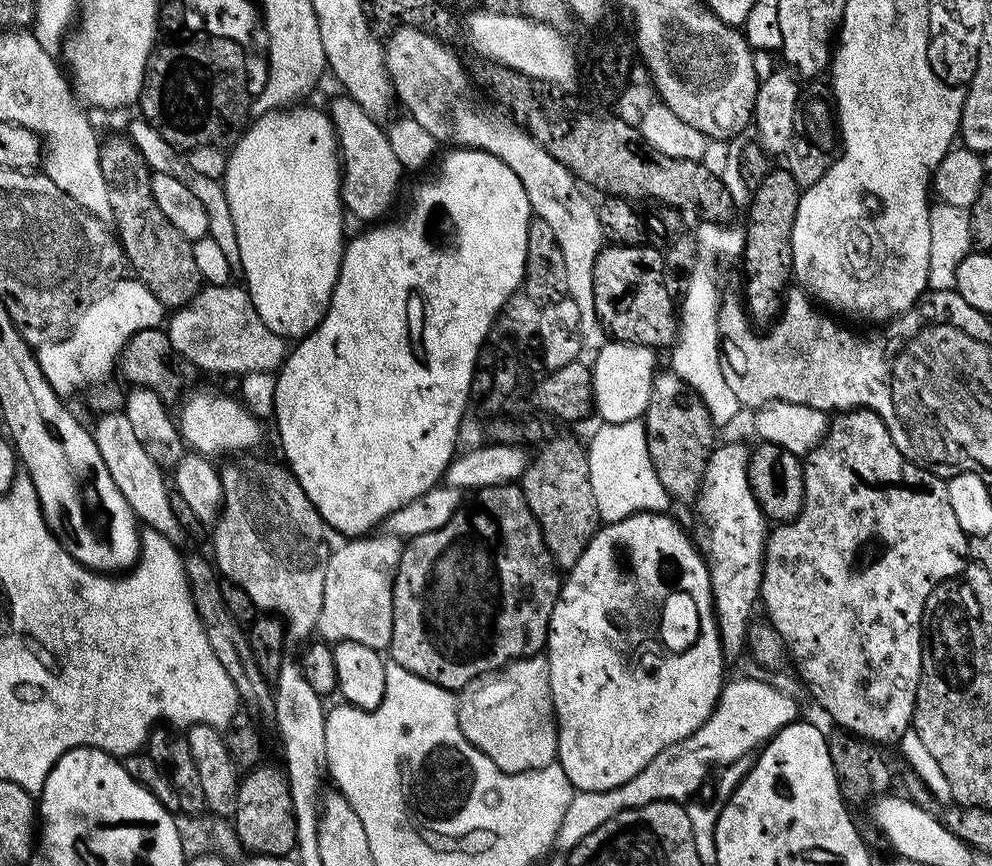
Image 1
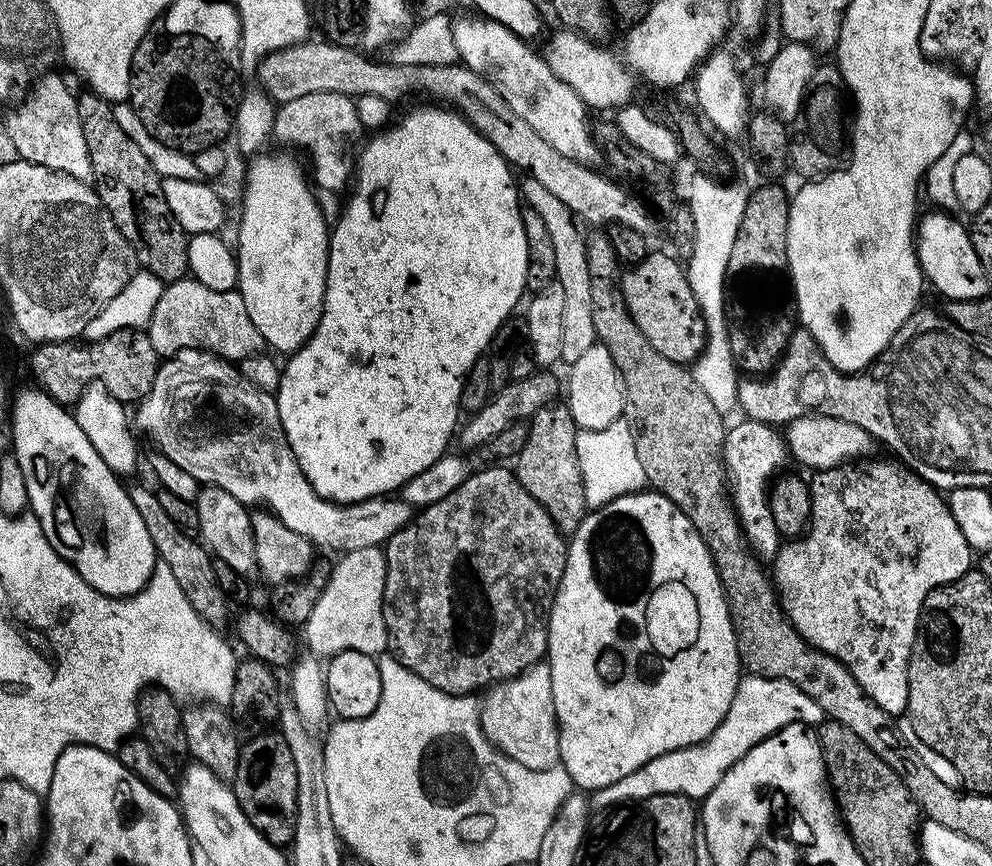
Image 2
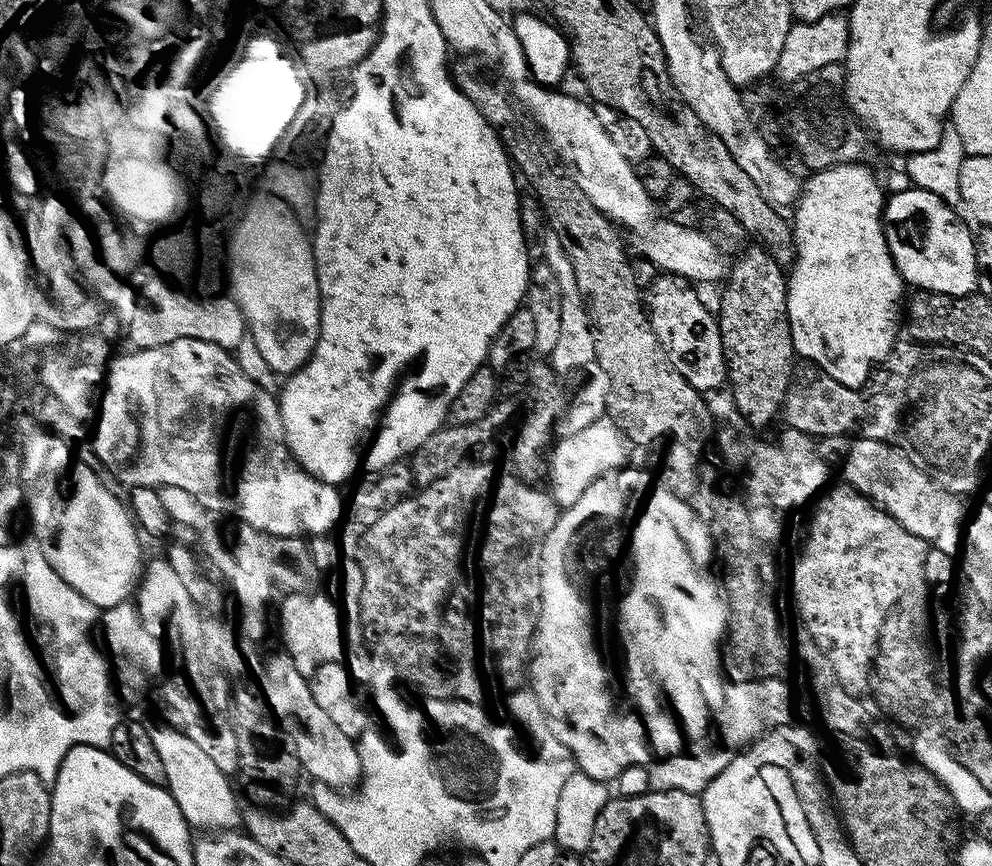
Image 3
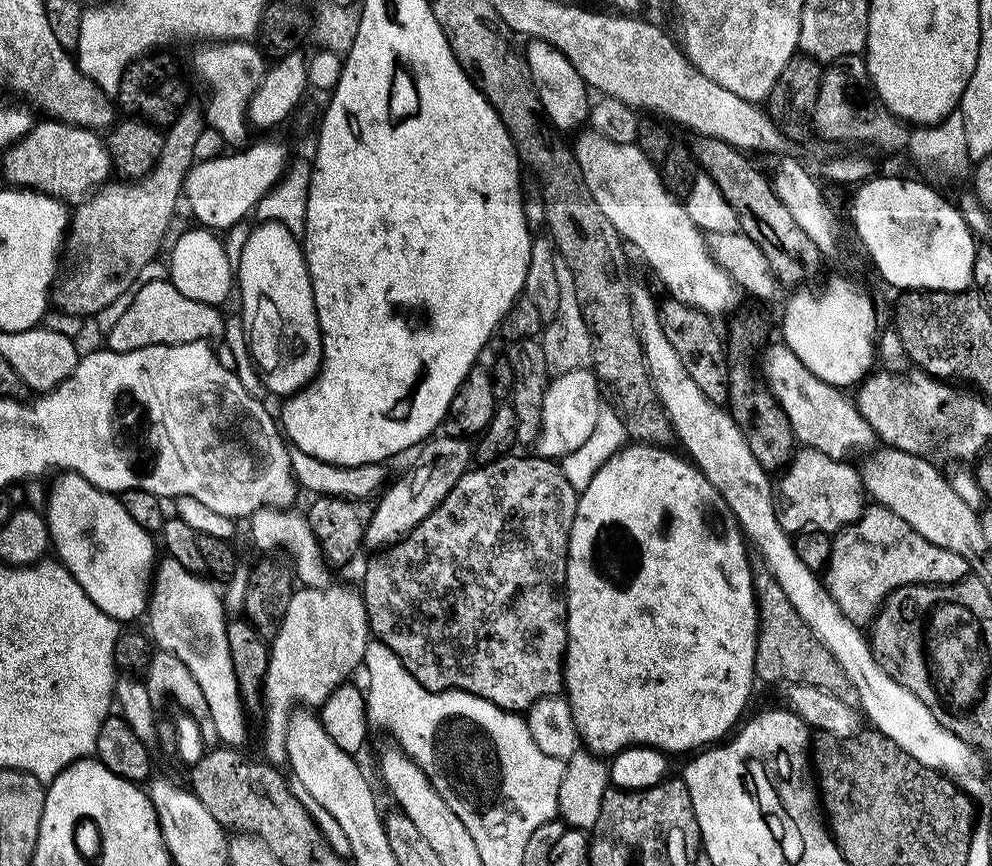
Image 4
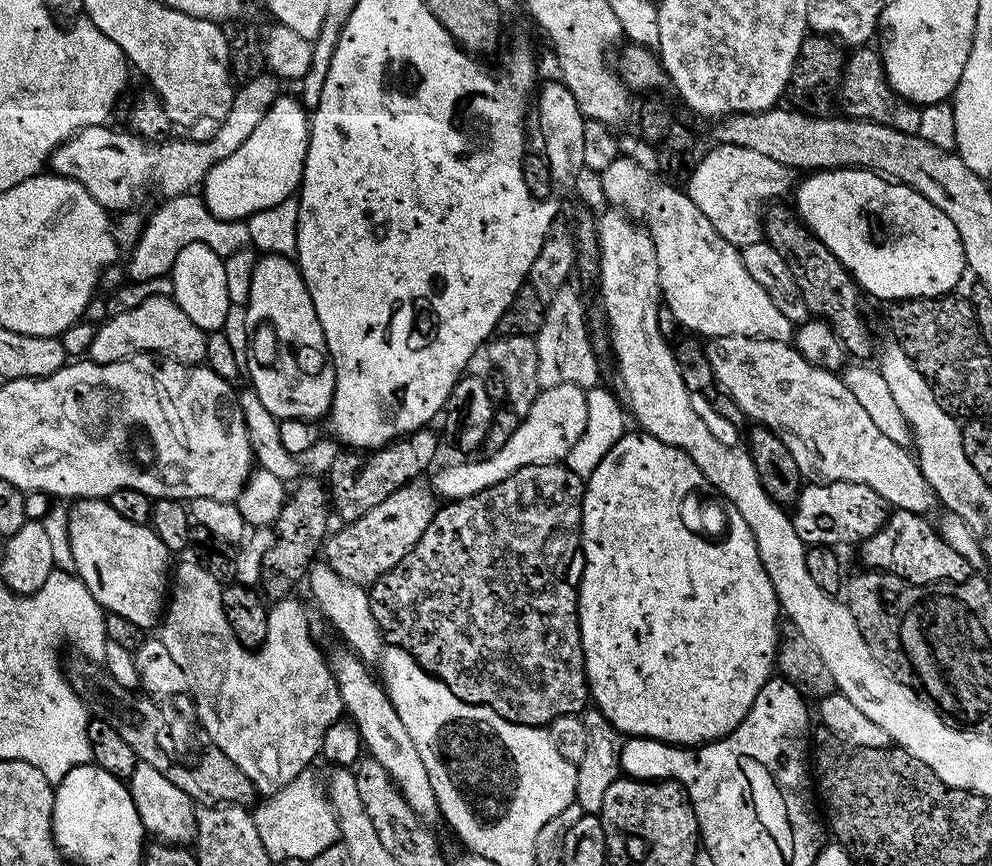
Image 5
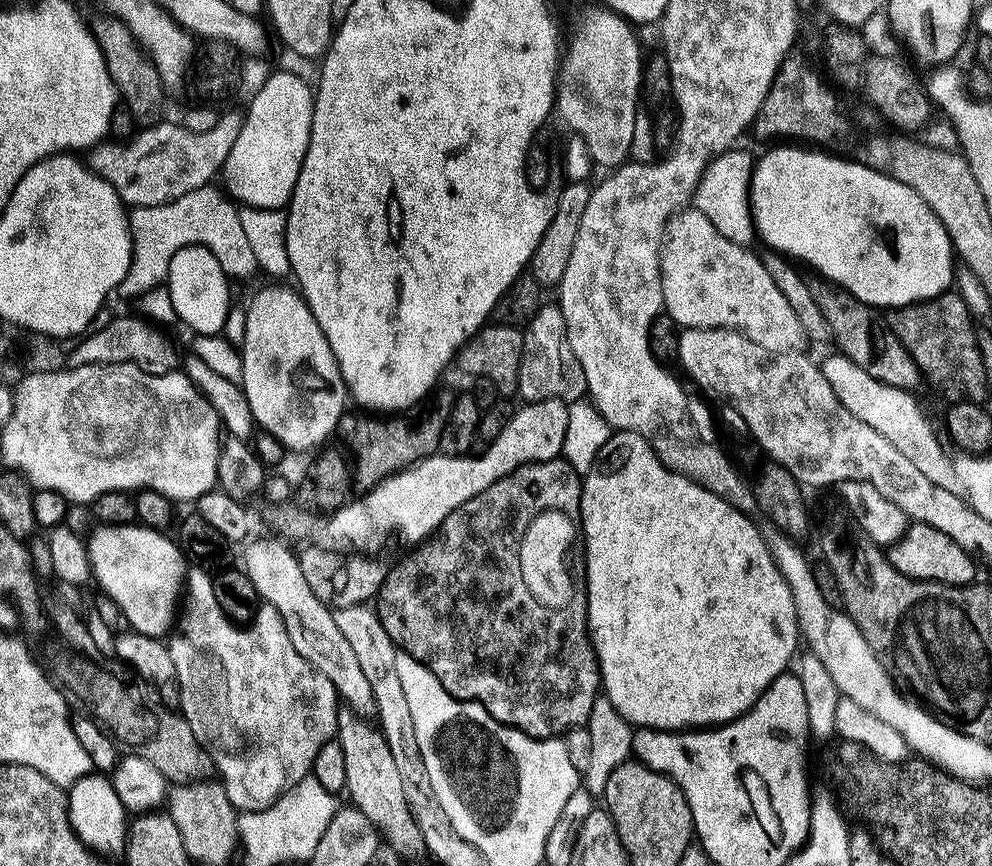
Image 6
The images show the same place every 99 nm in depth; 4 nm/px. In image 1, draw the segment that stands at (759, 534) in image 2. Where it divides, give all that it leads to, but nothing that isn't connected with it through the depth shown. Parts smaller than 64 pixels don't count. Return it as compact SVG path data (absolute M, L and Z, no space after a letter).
M717 443L708 455L706 470L702 474L700 491L696 494L694 507L700 515L700 524L704 527L704 537L698 540L702 549L704 563L708 566L708 577L712 587L712 609L716 612L716 625L720 631L720 644L724 647L725 657L745 655L750 631L752 607L757 607L760 599L760 583L764 569L764 541L770 531L766 517L751 492L747 480L749 449L740 444Z

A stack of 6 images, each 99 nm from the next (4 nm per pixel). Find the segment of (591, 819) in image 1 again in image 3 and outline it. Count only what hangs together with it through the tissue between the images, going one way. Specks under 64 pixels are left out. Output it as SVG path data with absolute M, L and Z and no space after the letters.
M760 678L755 682L757 684L747 685L744 699L740 701L727 723L723 725L725 727L724 744L732 749L712 748L709 752L696 753L685 750L679 755L666 756L649 763L647 765L648 786L651 791L686 790L686 794L703 793L704 787L718 774L722 774L722 770L726 770L726 766L733 758L733 750L743 750L760 739L765 732L780 728L784 724L791 724L797 719L796 711L800 708L800 696L791 688L788 680Z

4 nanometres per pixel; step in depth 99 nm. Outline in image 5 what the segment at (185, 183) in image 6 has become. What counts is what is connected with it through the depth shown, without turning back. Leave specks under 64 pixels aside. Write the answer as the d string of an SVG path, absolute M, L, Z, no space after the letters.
M270 72L257 73L244 84L235 91L232 108L221 121L218 133L207 142L194 142L187 138L151 142L133 132L112 130L106 124L84 127L52 152L49 169L57 176L68 177L84 186L87 193L109 212L131 209L139 188L146 185L153 174L155 184L165 197L185 195L203 183L213 166L237 152L238 147L254 134L280 95L279 79Z

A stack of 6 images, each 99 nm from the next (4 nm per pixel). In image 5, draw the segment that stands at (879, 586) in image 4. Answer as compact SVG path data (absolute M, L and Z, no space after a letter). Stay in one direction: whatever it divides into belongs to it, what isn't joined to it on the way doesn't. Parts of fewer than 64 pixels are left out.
M893 511L884 521L884 525L871 538L859 545L858 551L860 551L861 558L864 559L863 567L868 570L879 570L901 576L903 580L908 580L912 584L955 582L969 579L974 572L973 565L968 564L966 558L962 558L962 554L958 554L958 550L954 550L954 546L950 546L950 542L943 540L939 531L933 525L931 528L924 520L927 519L919 512Z

